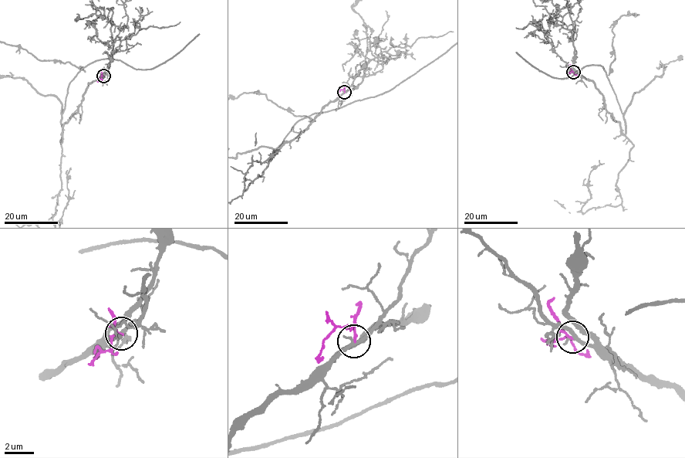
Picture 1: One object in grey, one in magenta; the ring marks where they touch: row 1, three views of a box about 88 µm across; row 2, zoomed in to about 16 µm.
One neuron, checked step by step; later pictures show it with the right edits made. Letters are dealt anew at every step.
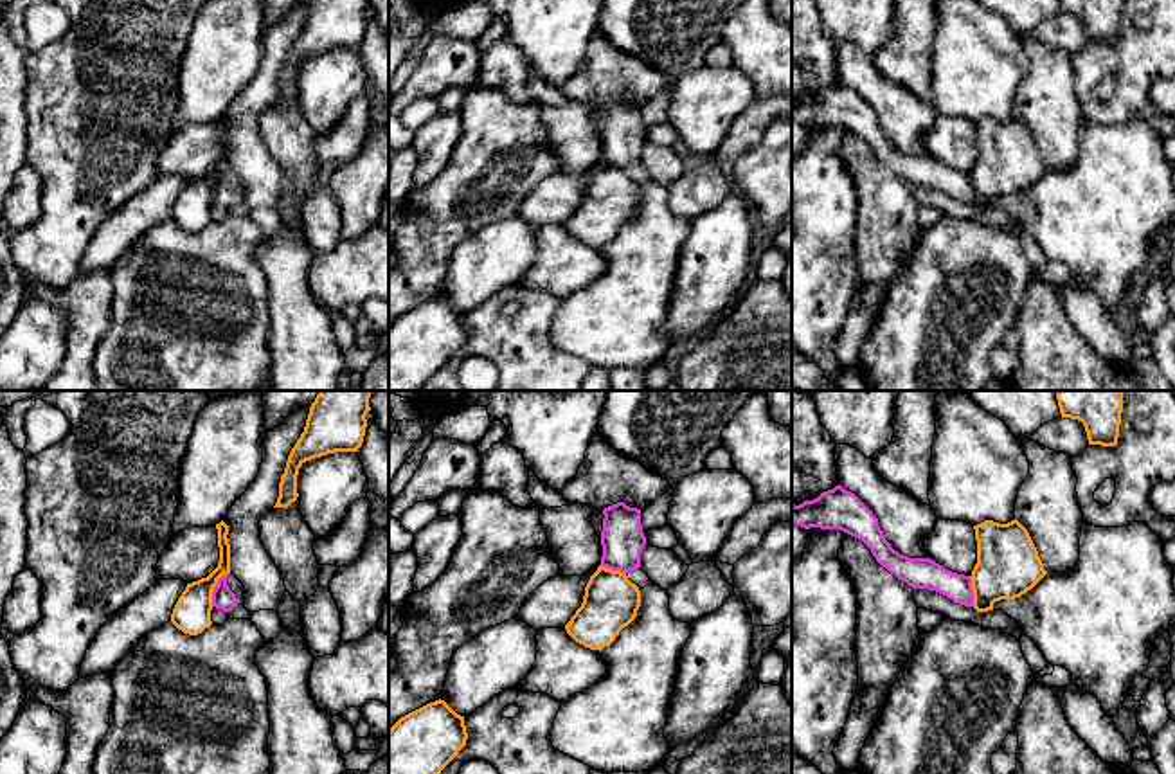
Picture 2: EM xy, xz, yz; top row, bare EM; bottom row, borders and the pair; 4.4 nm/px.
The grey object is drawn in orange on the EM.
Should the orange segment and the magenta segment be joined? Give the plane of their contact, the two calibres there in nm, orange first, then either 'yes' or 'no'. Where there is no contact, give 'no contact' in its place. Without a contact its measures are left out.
meets orange in xy; 170 nm thick on the orange side, 100 nm on the other; no

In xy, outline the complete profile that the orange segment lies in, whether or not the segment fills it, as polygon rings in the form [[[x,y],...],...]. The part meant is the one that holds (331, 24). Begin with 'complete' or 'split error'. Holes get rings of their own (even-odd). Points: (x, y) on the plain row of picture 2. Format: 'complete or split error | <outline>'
complete | [[[311,0],[304,29],[292,45],[281,72],[274,104],[288,104],[297,97],[297,72],[306,58],[335,49],[358,49],[369,7],[369,0]]]

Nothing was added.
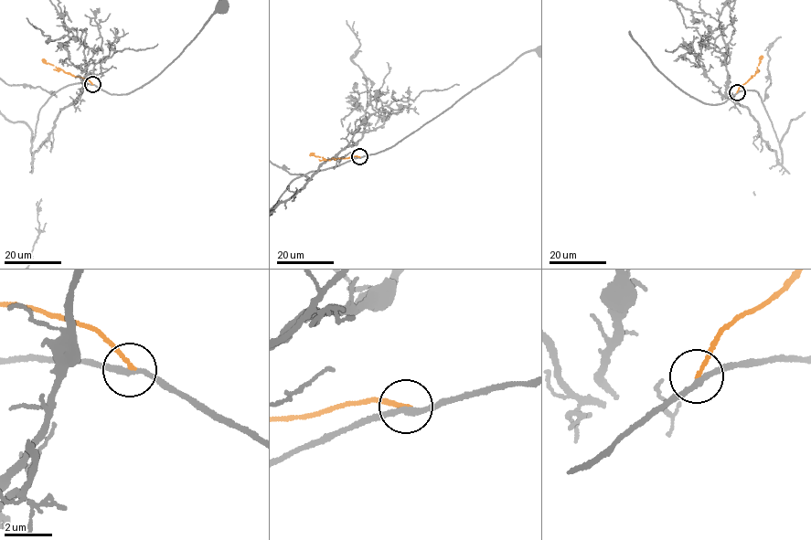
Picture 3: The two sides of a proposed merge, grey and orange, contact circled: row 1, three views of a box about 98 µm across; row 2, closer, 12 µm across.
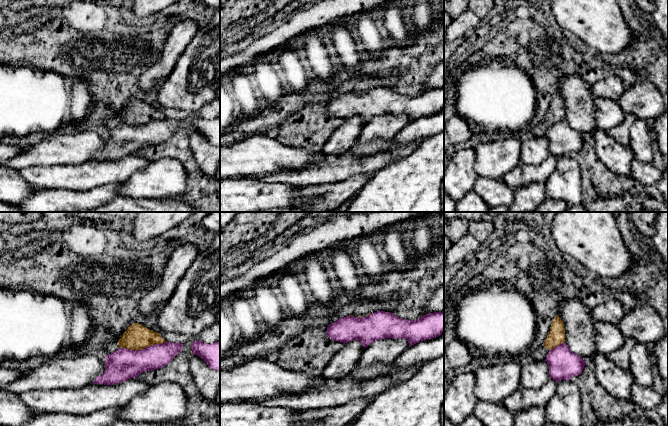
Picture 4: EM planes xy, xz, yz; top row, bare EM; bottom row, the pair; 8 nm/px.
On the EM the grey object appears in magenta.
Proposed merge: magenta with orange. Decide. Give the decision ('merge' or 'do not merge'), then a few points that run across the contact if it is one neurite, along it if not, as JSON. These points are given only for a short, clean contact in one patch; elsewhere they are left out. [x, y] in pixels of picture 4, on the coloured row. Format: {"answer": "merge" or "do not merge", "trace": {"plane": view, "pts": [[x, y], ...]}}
{"answer": "do not merge", "trace": {"plane": "xy", "pts": [[166, 341], [160, 344], [151, 344], [140, 349], [120, 348]]}}

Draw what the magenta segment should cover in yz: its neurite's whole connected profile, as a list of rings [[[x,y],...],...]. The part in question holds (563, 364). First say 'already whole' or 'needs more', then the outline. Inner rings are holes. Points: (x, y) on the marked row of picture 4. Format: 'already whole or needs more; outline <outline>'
already whole; outline [[[565,342],[549,351],[545,361],[549,366],[550,378],[556,382],[580,375],[587,364],[582,357],[573,353]]]

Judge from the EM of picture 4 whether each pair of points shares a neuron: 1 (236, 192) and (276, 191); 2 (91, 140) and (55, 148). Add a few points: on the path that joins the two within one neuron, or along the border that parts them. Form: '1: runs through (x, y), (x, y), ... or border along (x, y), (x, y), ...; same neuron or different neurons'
1: runs through (246, 196), (266, 196); same neuron
2: runs through (82, 147), (64, 148); same neuron

